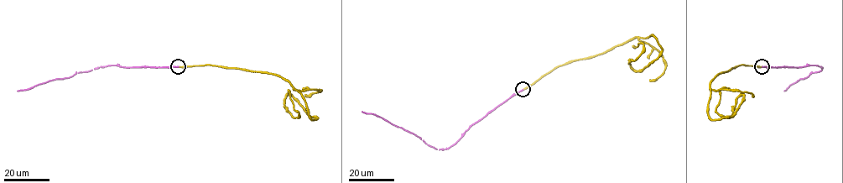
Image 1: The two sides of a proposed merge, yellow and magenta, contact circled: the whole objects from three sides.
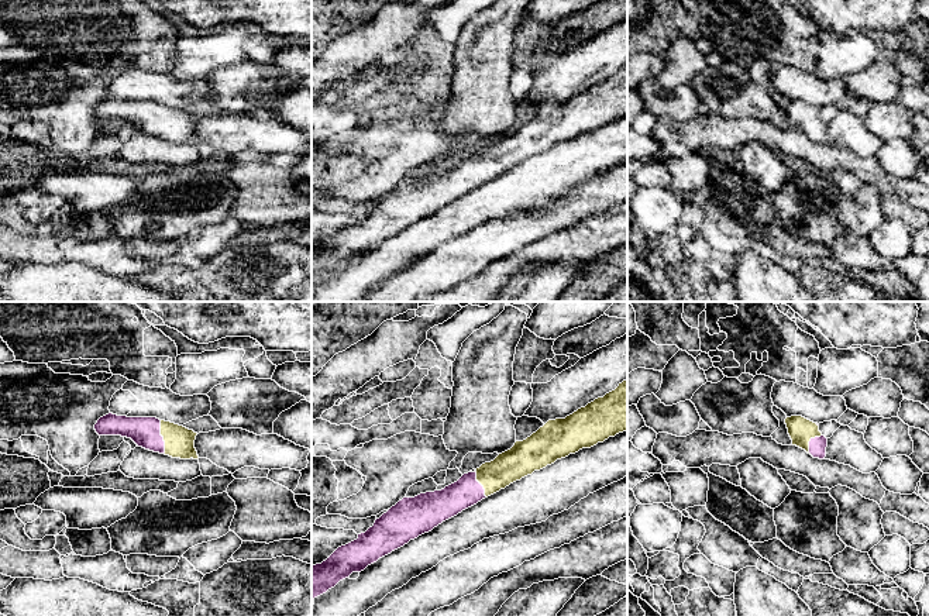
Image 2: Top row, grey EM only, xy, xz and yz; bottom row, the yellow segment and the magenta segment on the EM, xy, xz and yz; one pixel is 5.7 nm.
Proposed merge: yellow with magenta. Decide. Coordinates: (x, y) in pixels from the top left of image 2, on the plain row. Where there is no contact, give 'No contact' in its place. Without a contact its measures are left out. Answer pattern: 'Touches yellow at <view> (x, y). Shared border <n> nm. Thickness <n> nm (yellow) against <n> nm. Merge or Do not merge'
Touches yellow at xy (162, 120). Shared border 190 nm. Thickness 180 nm (yellow) against 180 nm. Merge

